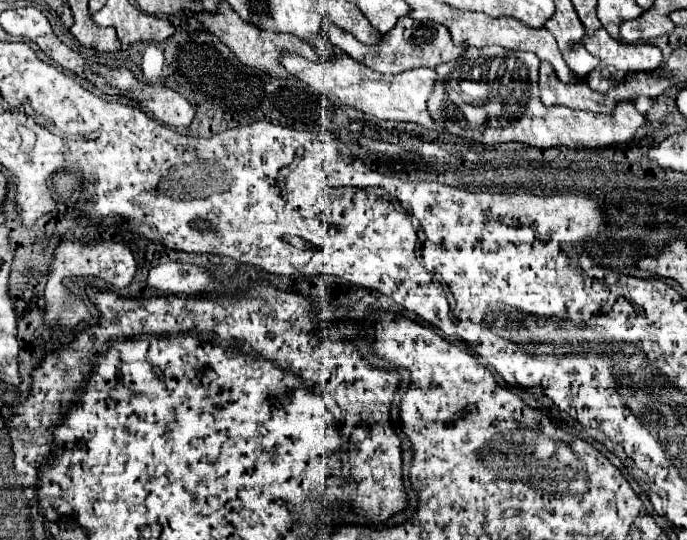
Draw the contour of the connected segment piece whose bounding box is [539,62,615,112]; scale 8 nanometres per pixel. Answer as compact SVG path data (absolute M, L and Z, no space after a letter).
M541 62L539 90L545 106L567 106L567 108L591 110L591 112L611 112L615 108L603 98L603 94L591 90L585 82L575 82L575 84L559 82L549 62Z

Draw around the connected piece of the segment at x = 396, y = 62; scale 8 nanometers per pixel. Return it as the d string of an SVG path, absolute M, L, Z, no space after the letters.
M409 16L399 18L395 28L391 32L387 32L379 44L373 44L373 46L361 44L357 38L353 38L353 34L341 30L339 26L321 26L321 30L335 46L345 50L351 58L355 58L357 62L361 62L367 68L381 72L381 74L399 74L405 70L421 68L421 66L435 68L437 64L457 60L463 54L463 46L455 46L451 42L449 30L445 26L435 24L435 22L415 22Z

